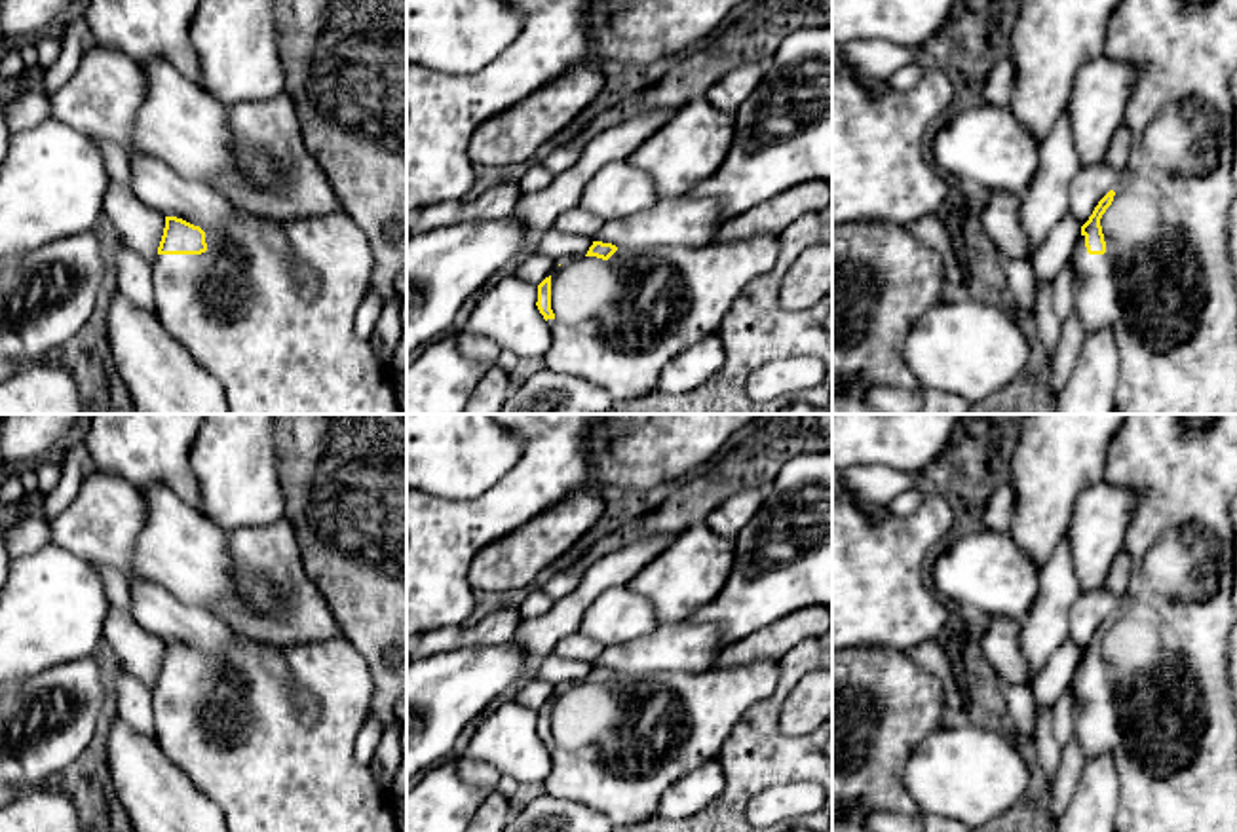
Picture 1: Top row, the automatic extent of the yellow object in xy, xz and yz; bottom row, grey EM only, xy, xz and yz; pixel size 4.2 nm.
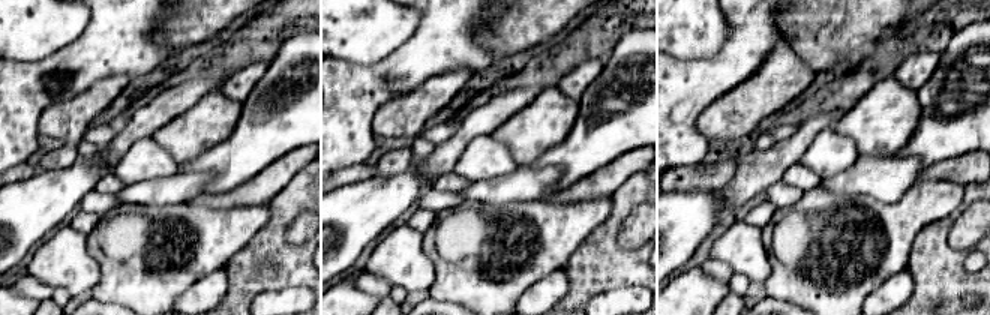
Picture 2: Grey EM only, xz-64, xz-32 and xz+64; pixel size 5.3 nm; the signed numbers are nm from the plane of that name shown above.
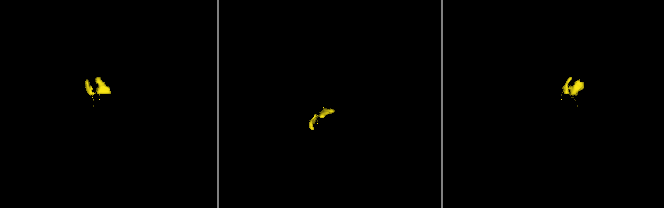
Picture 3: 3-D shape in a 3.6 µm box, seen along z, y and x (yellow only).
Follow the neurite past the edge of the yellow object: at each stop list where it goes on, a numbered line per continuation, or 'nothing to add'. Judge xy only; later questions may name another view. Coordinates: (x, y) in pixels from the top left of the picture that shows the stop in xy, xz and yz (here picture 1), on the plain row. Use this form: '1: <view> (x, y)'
1: xy (236, 736)

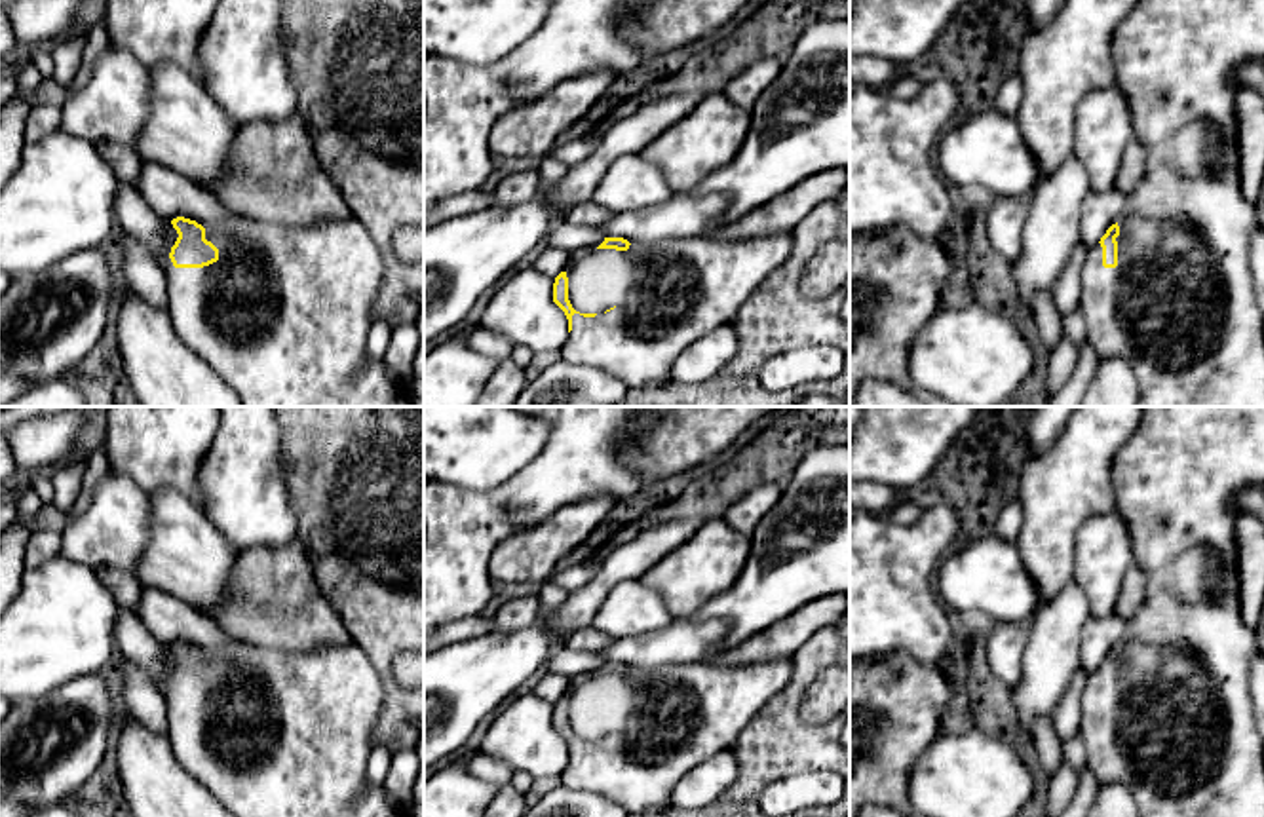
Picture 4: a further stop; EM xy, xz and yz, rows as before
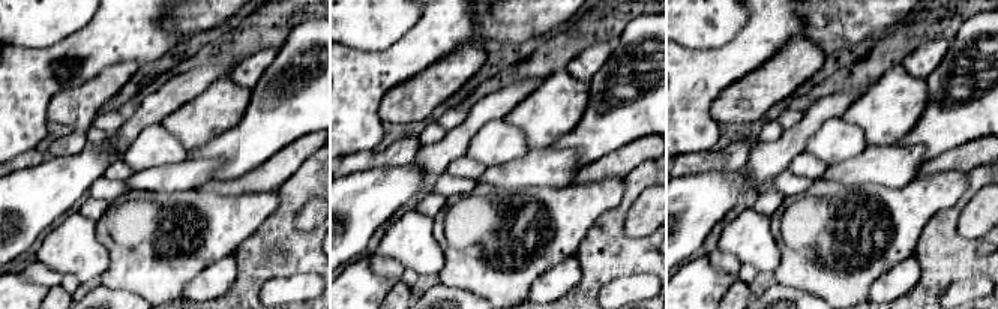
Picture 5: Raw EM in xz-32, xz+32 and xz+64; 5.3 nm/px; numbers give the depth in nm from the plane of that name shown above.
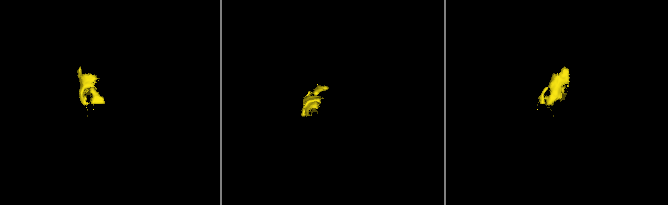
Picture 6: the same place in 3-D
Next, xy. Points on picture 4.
1: xy (286, 734)

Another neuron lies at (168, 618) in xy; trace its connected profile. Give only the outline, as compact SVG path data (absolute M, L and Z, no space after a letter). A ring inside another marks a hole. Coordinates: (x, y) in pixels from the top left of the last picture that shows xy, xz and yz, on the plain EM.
M144 583L141 587L139 618L150 635L169 648L184 642L203 654L226 657L239 640L211 616L200 614L181 598Z

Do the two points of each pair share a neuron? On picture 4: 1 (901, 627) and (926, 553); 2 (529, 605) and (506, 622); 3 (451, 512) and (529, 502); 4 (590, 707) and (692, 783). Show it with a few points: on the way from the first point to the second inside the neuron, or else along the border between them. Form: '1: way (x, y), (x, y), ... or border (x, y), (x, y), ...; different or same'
1: way (901, 608), (901, 578), (907, 572); same
2: way (523, 610), (512, 616); same
3: way (470, 512), (495, 512), (510, 502); same
4: border (721, 751), (696, 764), (670, 797); different

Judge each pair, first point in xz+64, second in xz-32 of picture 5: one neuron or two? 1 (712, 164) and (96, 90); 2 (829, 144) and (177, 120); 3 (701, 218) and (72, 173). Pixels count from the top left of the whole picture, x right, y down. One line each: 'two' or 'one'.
1: one
2: two
3: one

